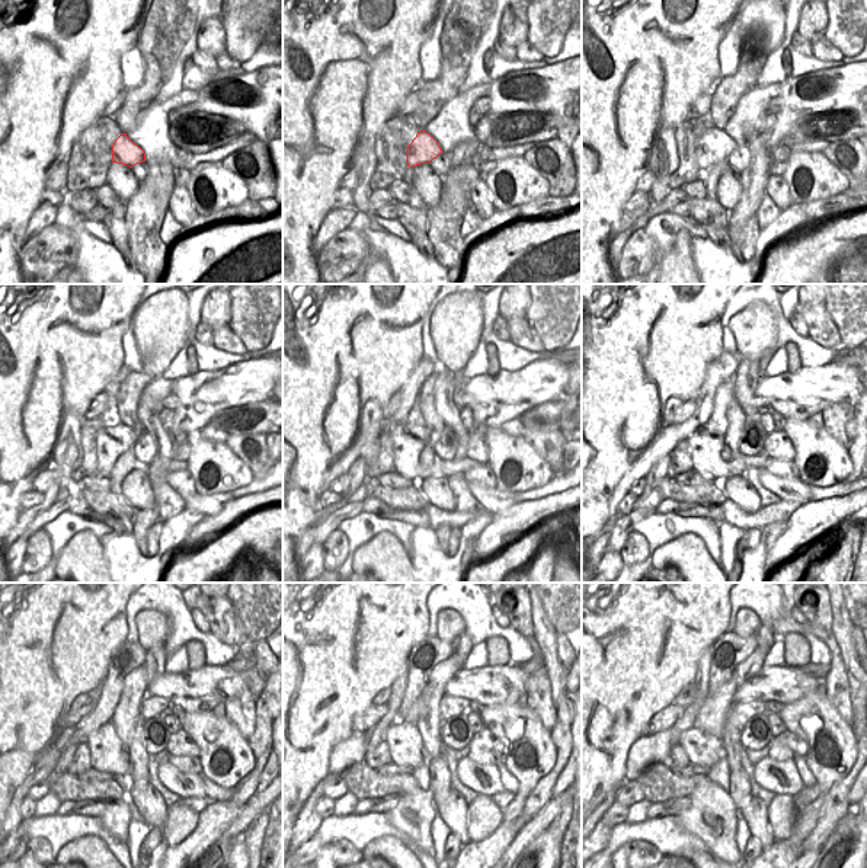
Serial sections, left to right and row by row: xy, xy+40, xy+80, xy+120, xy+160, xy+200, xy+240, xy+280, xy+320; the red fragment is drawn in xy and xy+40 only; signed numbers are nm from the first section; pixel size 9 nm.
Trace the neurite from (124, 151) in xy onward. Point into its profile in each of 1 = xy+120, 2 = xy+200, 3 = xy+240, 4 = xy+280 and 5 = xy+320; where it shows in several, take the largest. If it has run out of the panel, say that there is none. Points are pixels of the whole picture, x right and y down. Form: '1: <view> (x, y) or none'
1: xy+120 (112, 440)
2: xy+200 (704, 448)
3: xy+240 (107, 750)
4: xy+280 (404, 742)
5: xy+320 (702, 748)

